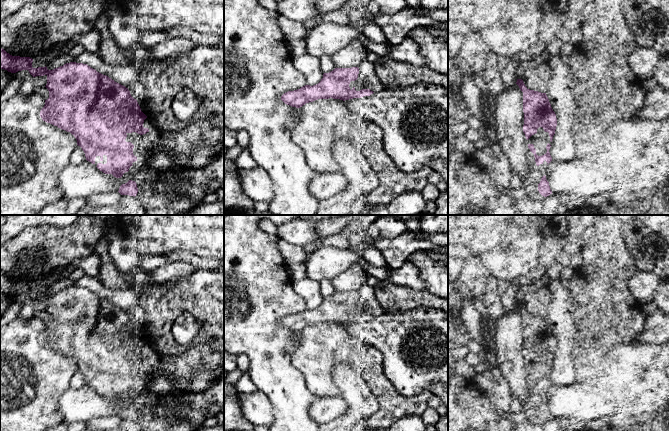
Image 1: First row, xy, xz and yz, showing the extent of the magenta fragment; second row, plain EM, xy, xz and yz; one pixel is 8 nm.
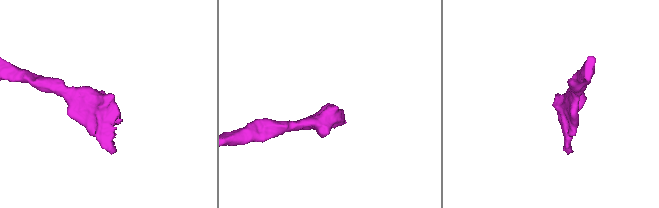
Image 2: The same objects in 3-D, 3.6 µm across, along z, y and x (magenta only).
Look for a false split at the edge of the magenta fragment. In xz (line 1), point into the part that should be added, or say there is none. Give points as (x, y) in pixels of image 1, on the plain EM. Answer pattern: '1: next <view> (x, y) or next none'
1: next xz (367, 303)

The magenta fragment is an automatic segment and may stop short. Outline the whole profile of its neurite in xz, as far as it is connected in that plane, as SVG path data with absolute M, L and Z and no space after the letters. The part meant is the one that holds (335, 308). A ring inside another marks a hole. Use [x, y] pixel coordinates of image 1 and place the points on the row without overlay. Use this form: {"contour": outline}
{"contour": "M365 283L358 291L335 292L324 297L318 308L288 315L281 320L281 324L287 329L300 332L318 323L345 325L370 320L382 314L384 310L375 297L375 288Z"}

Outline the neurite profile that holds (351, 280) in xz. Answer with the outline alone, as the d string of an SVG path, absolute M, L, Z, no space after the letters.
M357 262L347 271L332 279L335 292L358 291L367 281L368 273Z

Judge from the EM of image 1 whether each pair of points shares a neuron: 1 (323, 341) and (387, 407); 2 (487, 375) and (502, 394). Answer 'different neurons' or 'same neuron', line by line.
1: same neuron
2: same neuron

